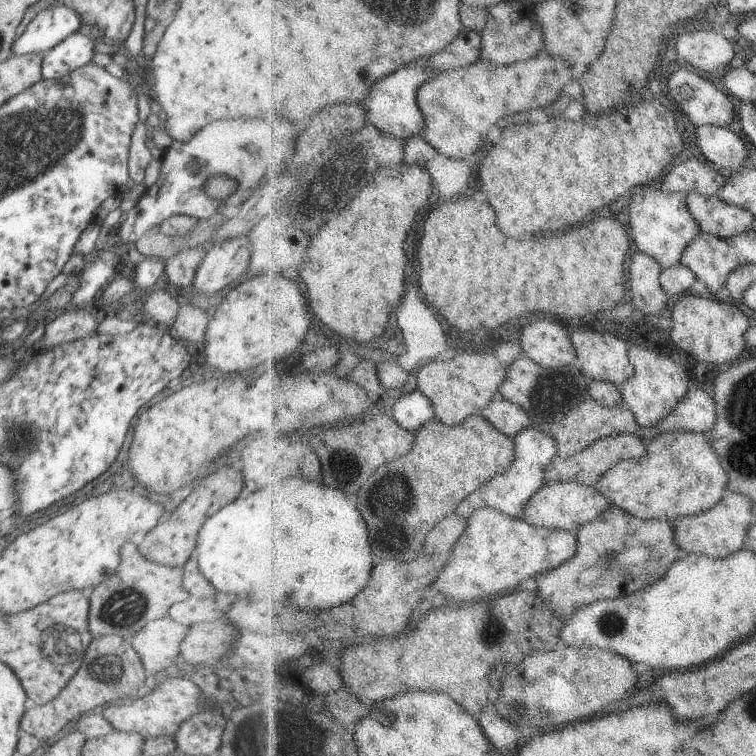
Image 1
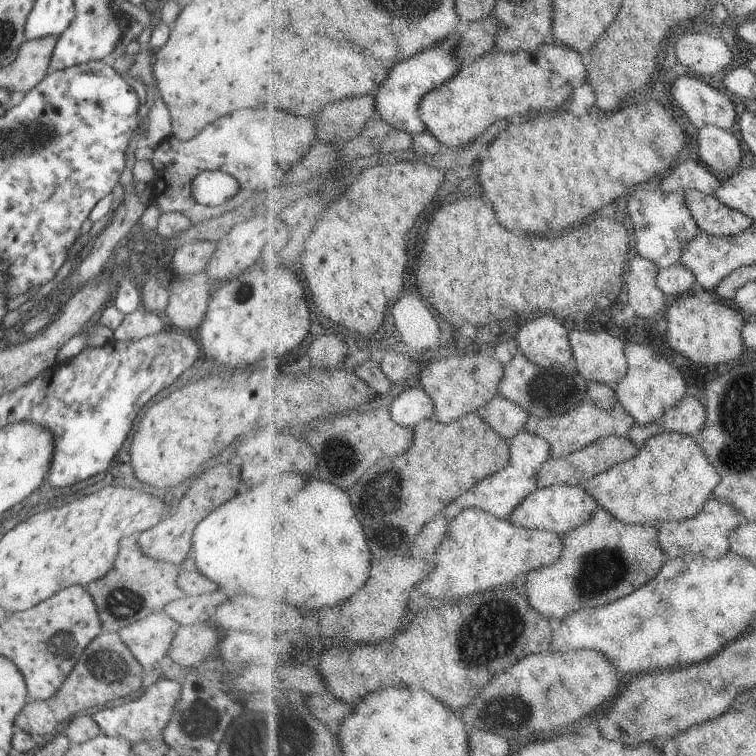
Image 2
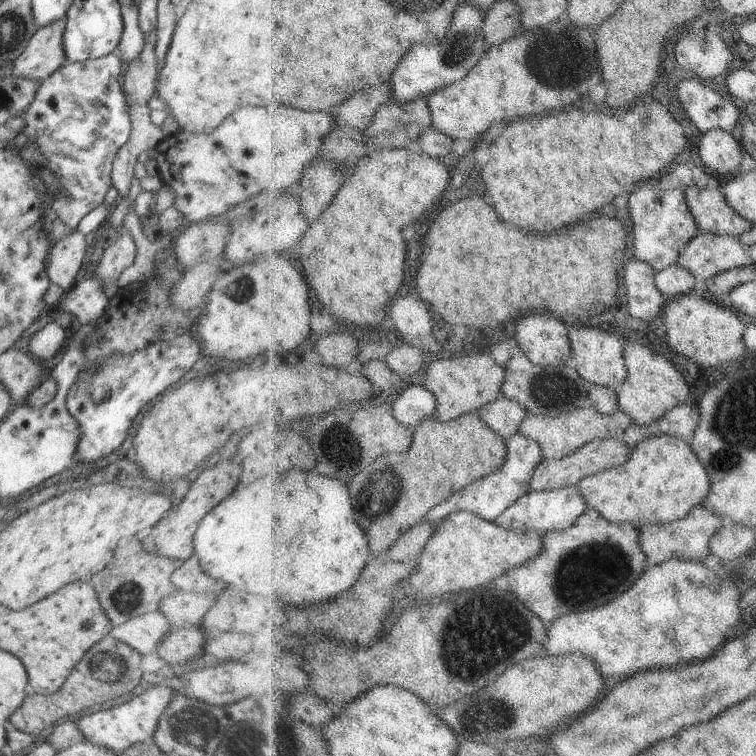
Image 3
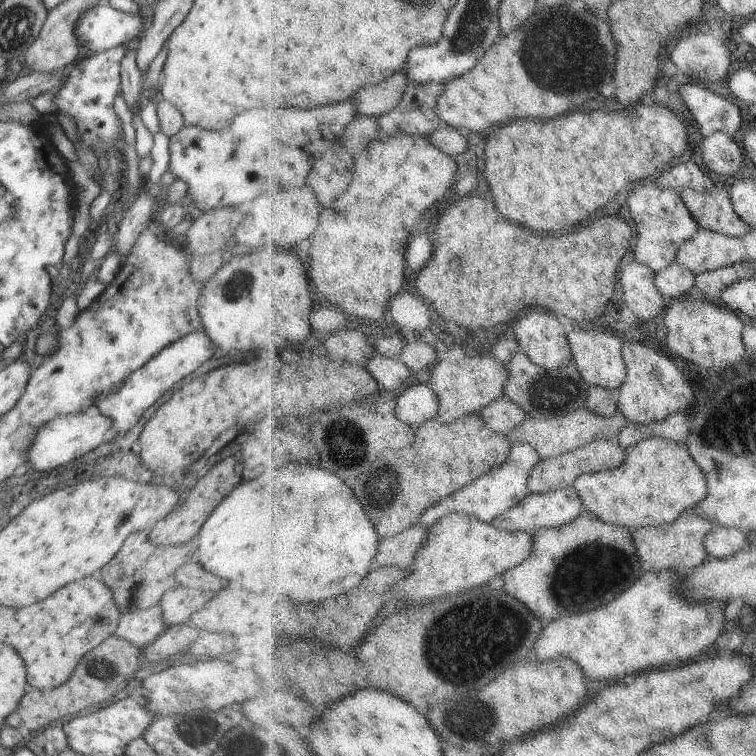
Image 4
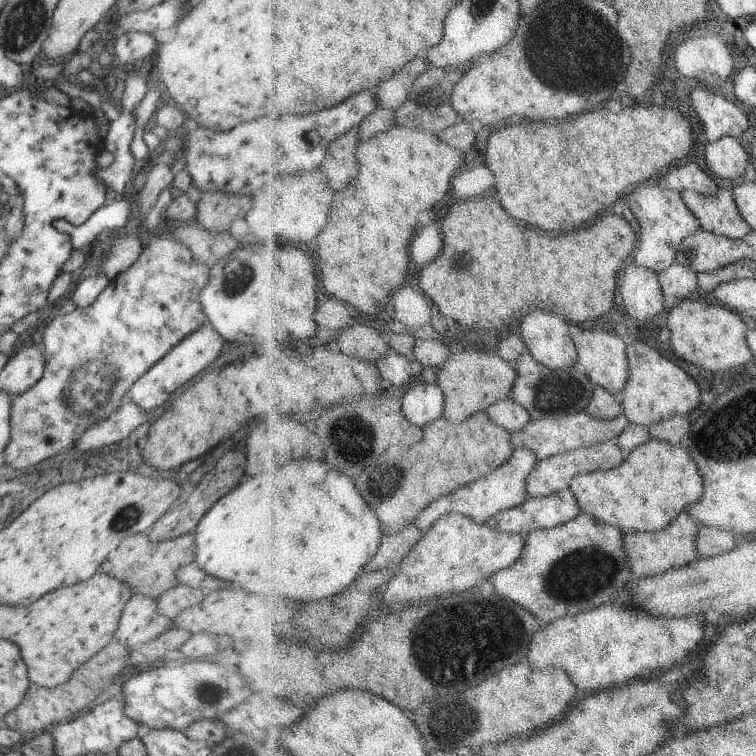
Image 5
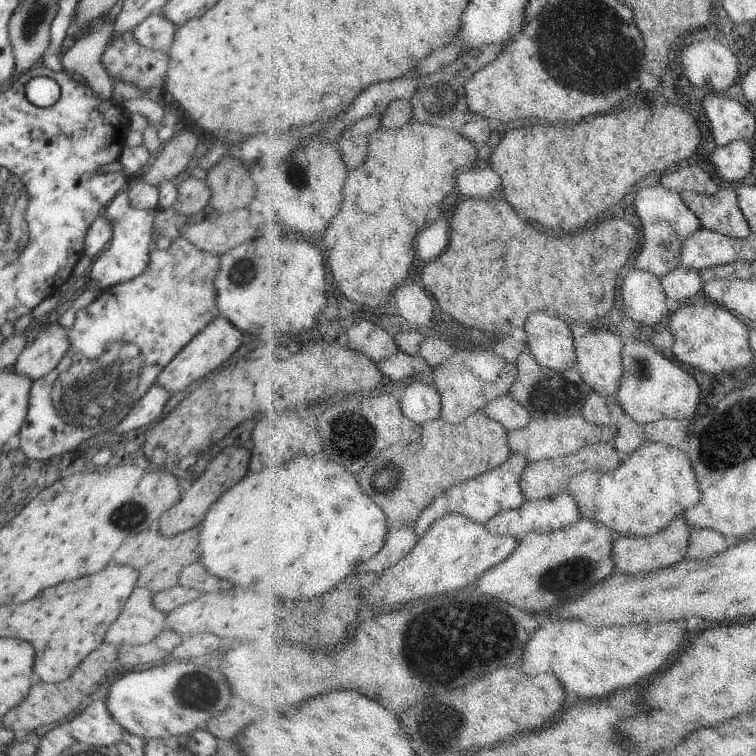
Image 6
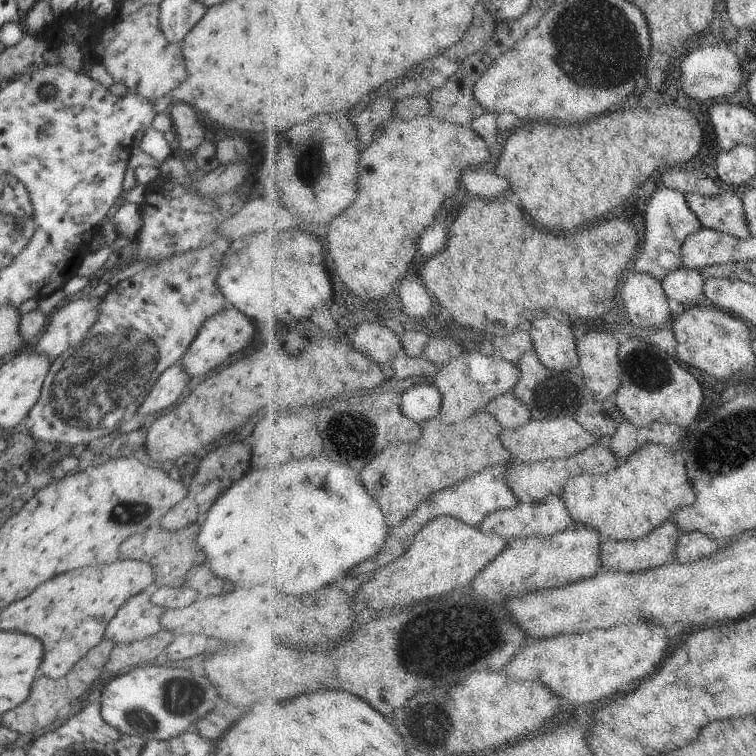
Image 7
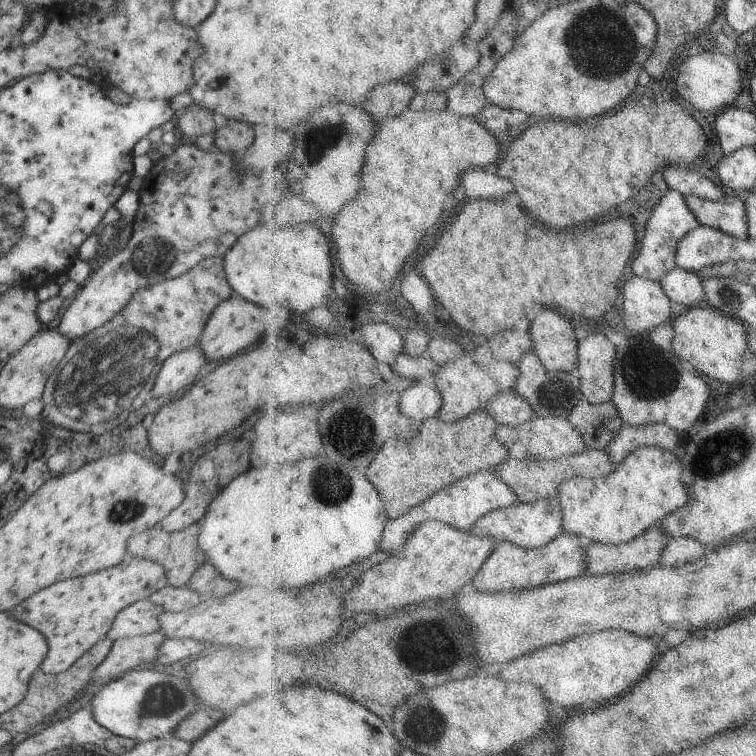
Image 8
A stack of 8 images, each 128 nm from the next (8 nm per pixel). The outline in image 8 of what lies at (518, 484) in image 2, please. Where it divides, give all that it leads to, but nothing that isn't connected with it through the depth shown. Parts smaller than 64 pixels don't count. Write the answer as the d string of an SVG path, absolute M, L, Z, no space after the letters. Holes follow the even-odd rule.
M485 470L478 474L472 474L460 482L446 488L435 495L428 502L417 506L412 512L398 520L391 520L385 533L385 541L382 543L384 552L400 551L402 546L410 540L410 536L416 532L424 522L429 520L441 520L458 530L472 531L474 524L482 517L486 517L494 510L514 506L518 503L516 492L498 476L495 470Z

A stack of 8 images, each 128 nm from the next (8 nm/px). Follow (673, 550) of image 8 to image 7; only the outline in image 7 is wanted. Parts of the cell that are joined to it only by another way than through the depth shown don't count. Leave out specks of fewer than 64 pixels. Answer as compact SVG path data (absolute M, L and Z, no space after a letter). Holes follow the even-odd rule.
M702 531L685 533L676 550L676 560L680 564L695 563L706 558L714 552L718 552L718 546L722 546L717 540L710 538Z

